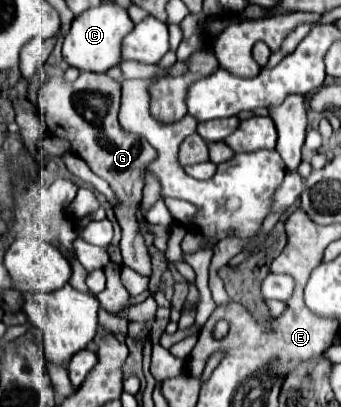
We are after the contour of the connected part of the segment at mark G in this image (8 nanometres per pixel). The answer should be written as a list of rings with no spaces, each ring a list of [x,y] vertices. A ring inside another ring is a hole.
[[[80,72],[74,82],[64,80],[64,76],[50,76],[40,92],[38,92],[38,114],[44,116],[48,132],[52,136],[66,138],[72,144],[76,156],[80,156],[94,174],[104,178],[110,188],[116,192],[120,200],[120,208],[116,210],[118,224],[122,226],[122,264],[136,270],[142,276],[150,276],[150,256],[144,244],[140,226],[136,222],[136,204],[142,200],[144,188],[144,170],[152,158],[156,158],[156,150],[152,146],[130,132],[124,132],[118,124],[118,108],[120,108],[120,84],[106,74]]]

